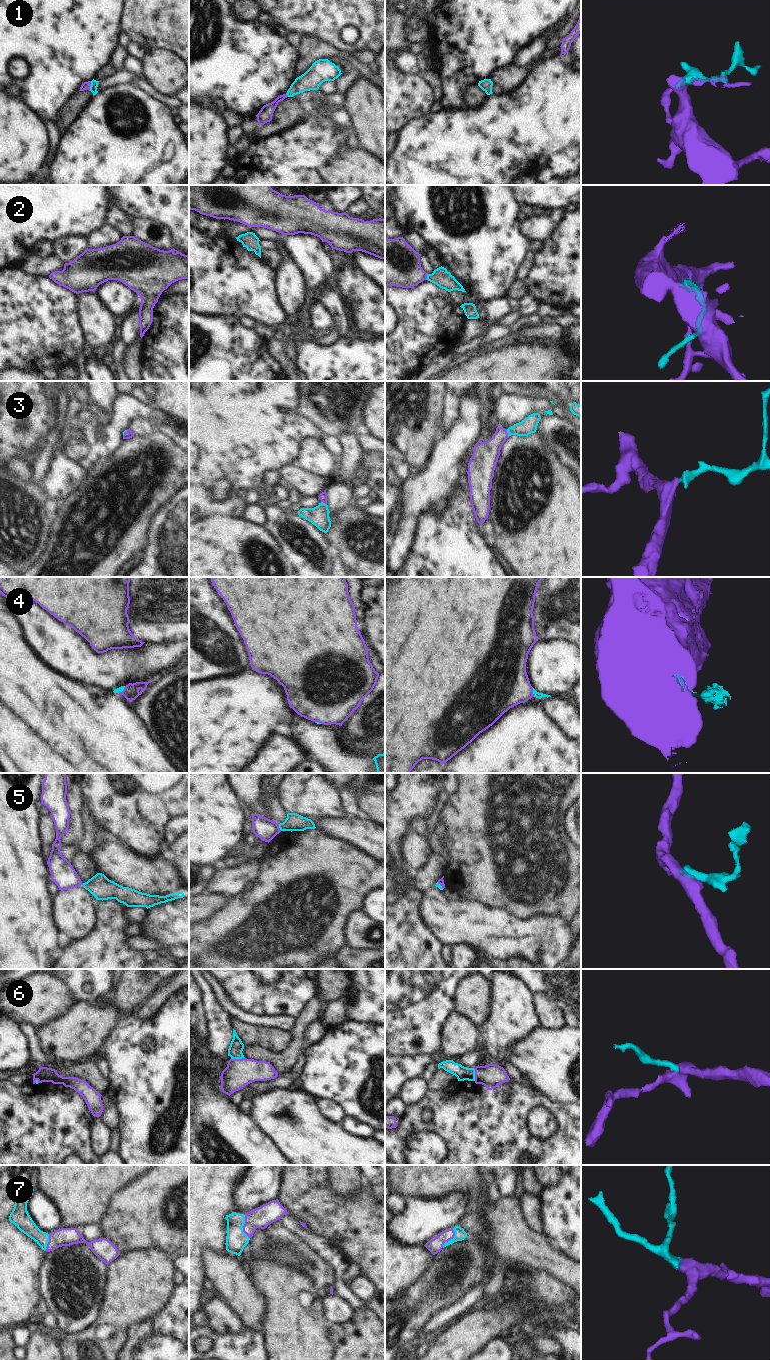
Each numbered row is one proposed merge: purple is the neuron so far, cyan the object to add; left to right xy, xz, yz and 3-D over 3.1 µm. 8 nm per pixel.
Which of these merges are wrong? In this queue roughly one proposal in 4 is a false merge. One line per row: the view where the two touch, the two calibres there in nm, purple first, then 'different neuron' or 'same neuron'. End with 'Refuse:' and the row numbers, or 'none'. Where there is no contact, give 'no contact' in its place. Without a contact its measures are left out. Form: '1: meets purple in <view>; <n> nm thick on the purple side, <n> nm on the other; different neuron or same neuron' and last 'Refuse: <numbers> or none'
1: meets purple in xy; 60 nm thick on the purple side, 60 nm on the other; same neuron
2: meets purple in yz; 360 nm thick on the purple side, 150 nm on the other; same neuron
3: meets purple in yz; 220 nm thick on the purple side, 130 nm on the other; same neuron
4: meets purple in yz; 400 nm thick on the purple side, 50 nm on the other; different neuron
5: meets purple in xz; 170 nm thick on the purple side, 140 nm on the other; different neuron
6: meets purple in xz; 220 nm thick on the purple side, 120 nm on the other; different neuron
7: meets purple in yz; 120 nm thick on the purple side, 90 nm on the other; same neuron
Refuse: 4, 5, 6

